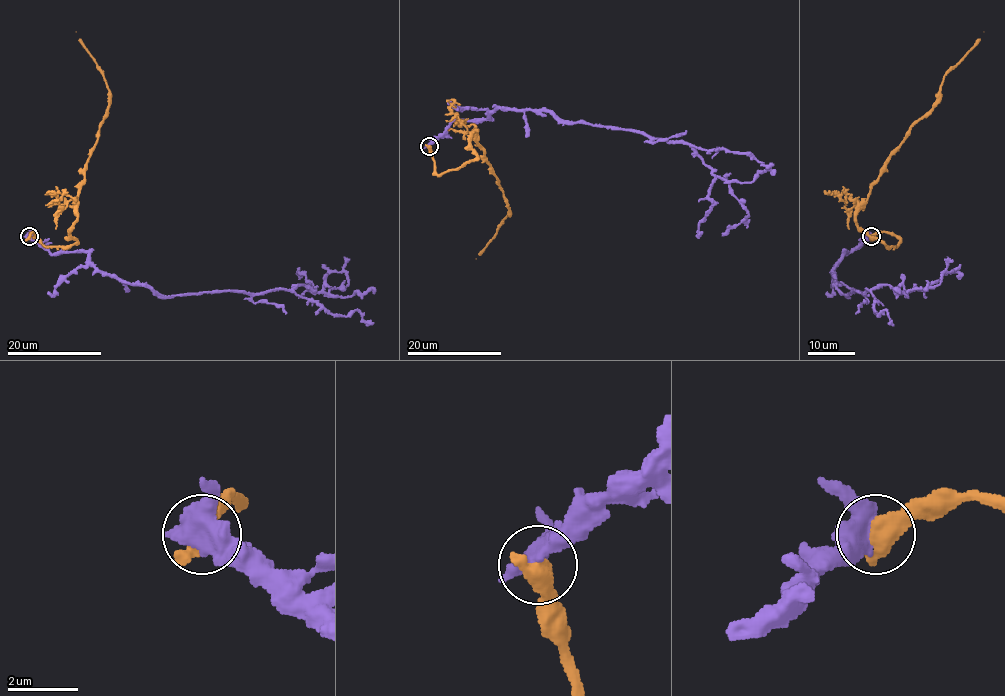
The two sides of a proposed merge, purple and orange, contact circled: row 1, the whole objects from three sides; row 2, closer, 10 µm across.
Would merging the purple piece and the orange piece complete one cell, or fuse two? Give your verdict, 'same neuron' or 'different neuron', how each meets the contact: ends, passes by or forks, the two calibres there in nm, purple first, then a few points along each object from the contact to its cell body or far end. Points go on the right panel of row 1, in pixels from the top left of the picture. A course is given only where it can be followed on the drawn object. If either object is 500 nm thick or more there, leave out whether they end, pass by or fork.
different neuron | 550/650 nm | purple via (870, 236), (844, 251), (834, 272), (846, 296), (889, 285), (899, 292), (934, 288), (944, 272), (960, 264) | orange via (870, 236), (887, 231), (896, 246), (867, 235), (856, 208), (887, 157), (932, 107), (942, 78), (984, 32)

